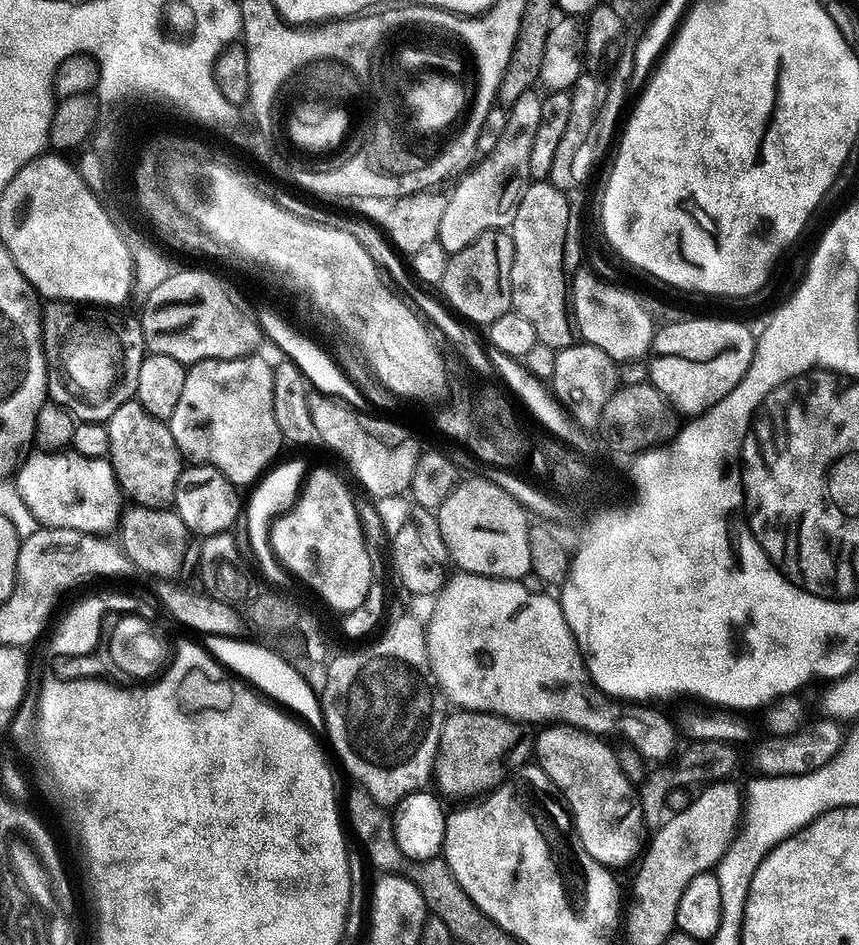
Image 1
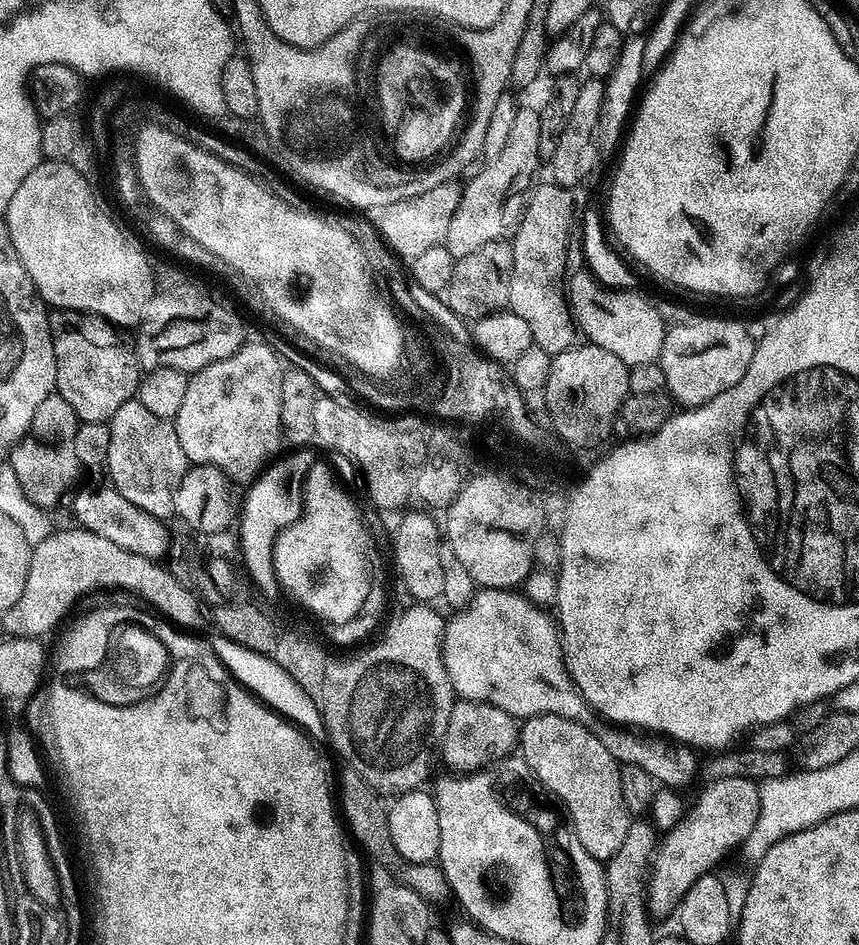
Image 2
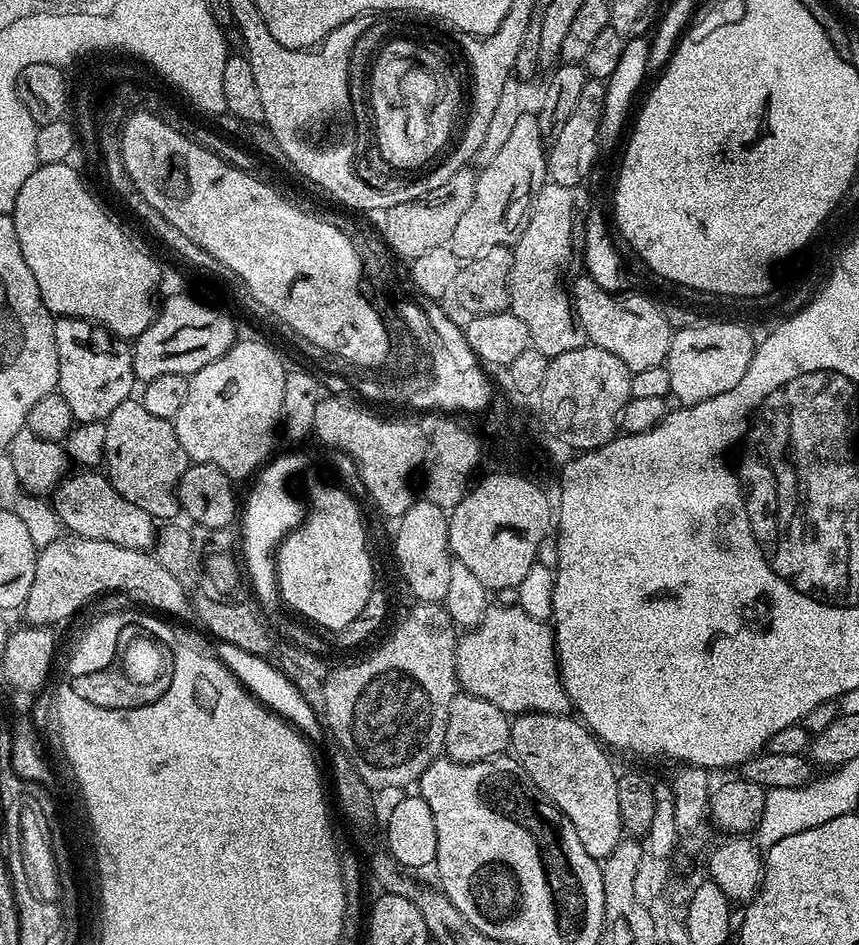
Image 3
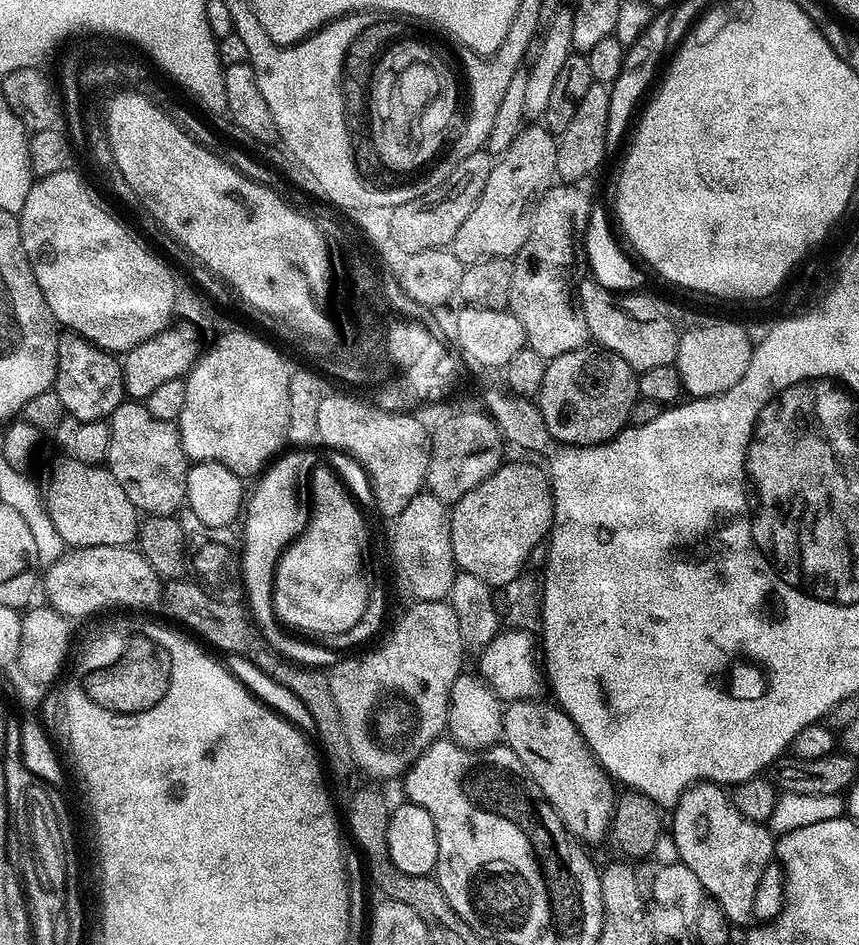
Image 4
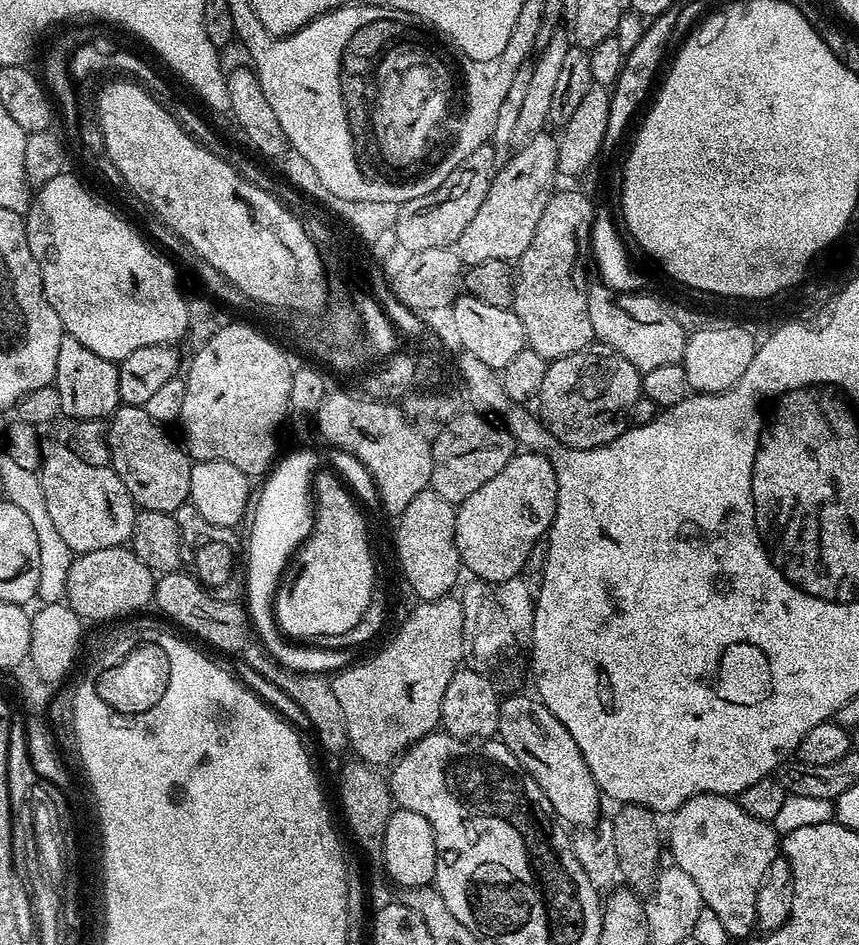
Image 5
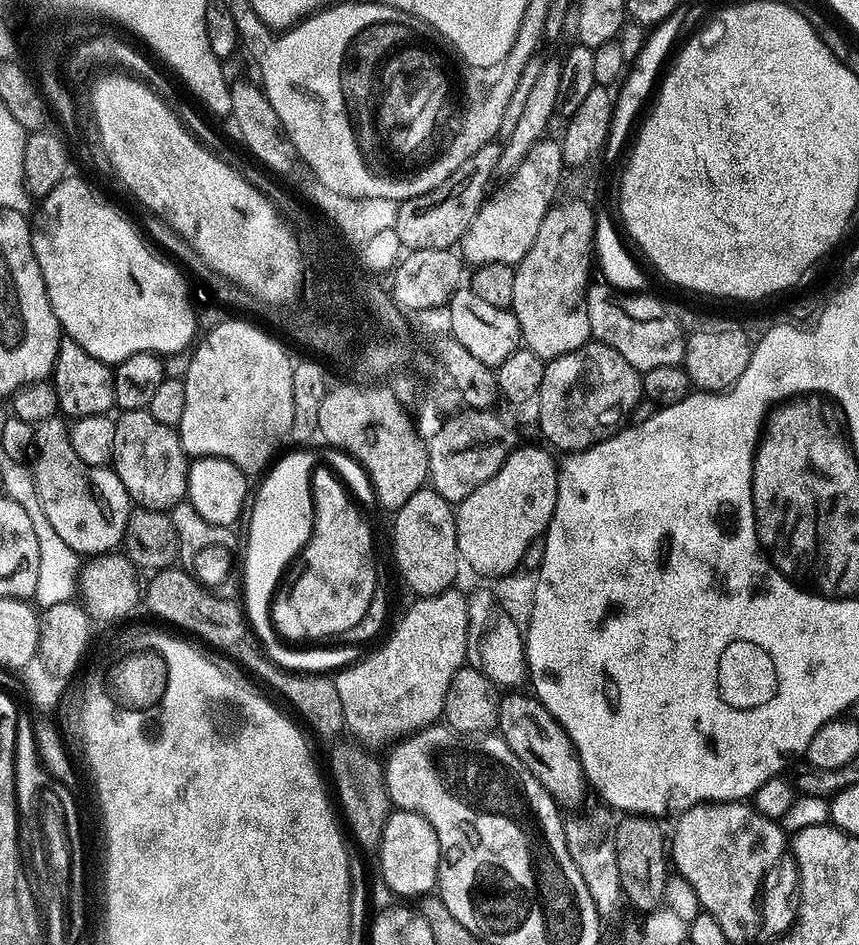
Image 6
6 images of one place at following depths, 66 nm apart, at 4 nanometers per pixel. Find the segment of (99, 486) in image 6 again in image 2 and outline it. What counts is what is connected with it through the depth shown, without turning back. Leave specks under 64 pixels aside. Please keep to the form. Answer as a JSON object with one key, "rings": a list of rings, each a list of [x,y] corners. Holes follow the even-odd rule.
{"rings":[[[105,486],[97,492],[82,492],[77,496],[74,508],[75,523],[79,527],[90,530],[102,538],[110,538],[114,546],[122,546],[127,552],[145,556],[148,560],[159,561],[167,557],[170,545],[169,525],[146,514],[146,510],[138,510],[134,502],[126,502],[126,498],[122,498],[122,494],[118,494],[115,488]]]}

